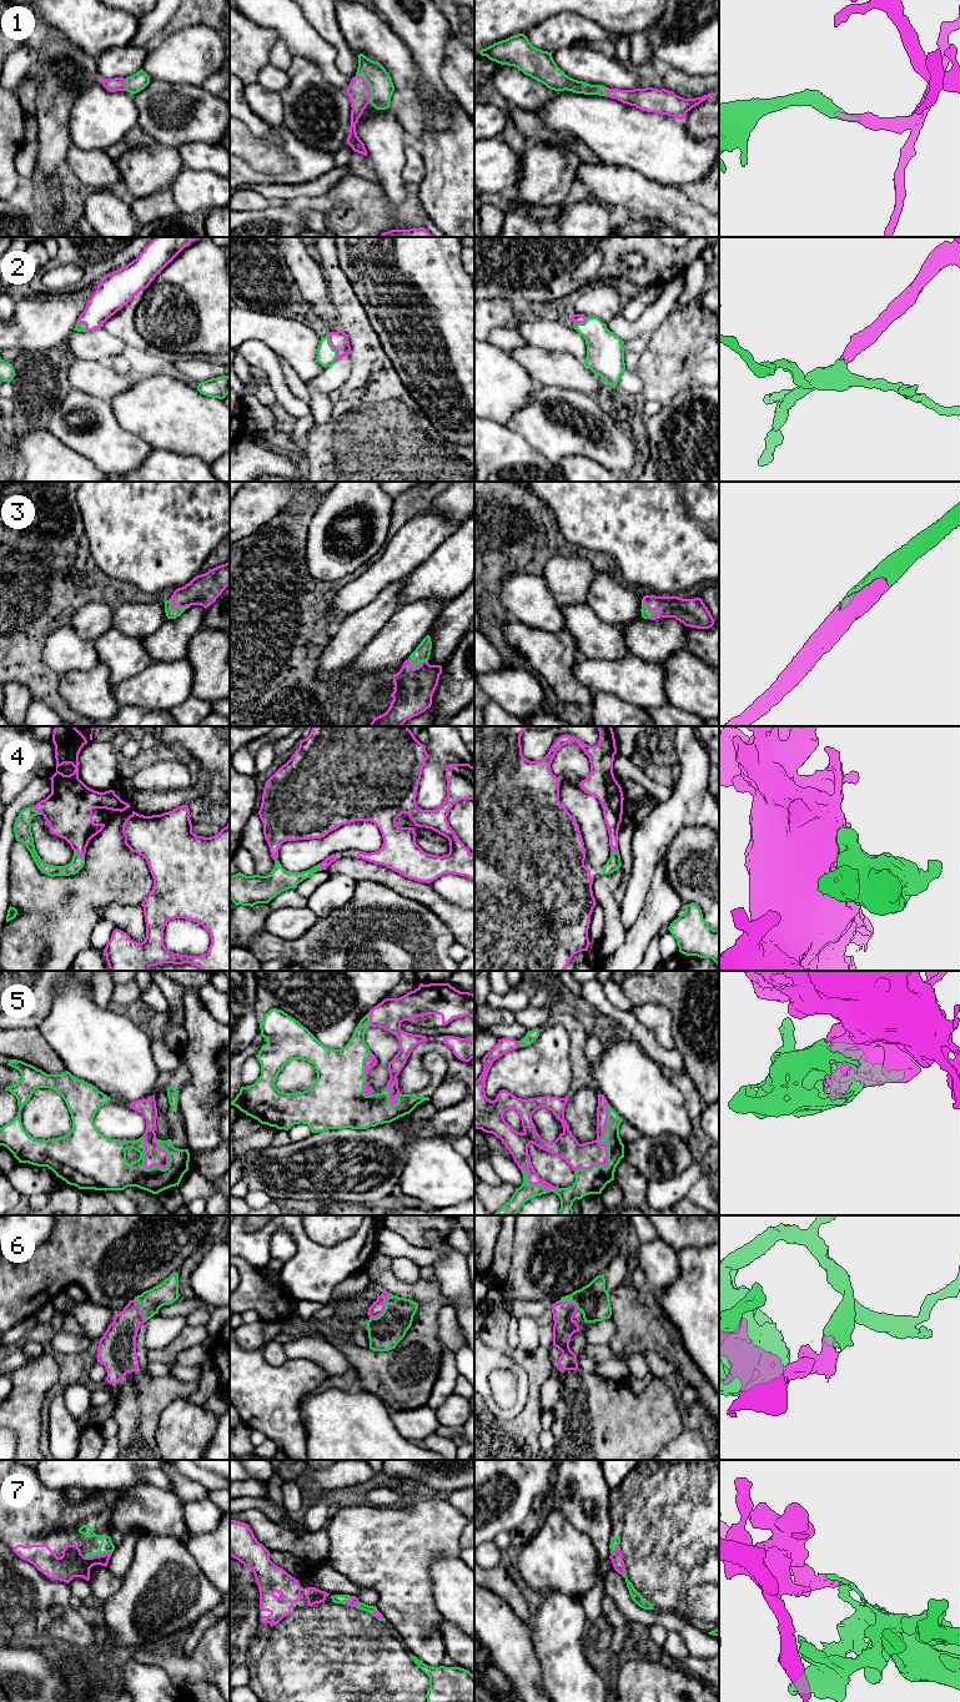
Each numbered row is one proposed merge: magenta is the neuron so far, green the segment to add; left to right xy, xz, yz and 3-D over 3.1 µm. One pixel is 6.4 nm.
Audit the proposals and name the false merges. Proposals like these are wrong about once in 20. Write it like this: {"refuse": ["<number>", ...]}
{"refuse": []}

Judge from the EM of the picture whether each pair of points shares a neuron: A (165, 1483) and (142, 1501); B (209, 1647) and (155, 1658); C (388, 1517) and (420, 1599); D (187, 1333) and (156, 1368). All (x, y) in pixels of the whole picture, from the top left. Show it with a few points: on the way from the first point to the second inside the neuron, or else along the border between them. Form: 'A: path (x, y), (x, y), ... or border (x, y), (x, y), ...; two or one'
A: border (146, 1481), (172, 1491); two
B: path (195, 1660), (169, 1660); one
C: path (388, 1537), (388, 1549), (402, 1579); one
D: border (147, 1361), (157, 1361), (167, 1366); two

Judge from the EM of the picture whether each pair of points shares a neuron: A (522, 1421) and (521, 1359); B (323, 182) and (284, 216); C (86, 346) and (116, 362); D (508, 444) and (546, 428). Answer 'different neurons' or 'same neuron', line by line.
A: same neuron
B: different neurons
C: different neurons
D: different neurons

